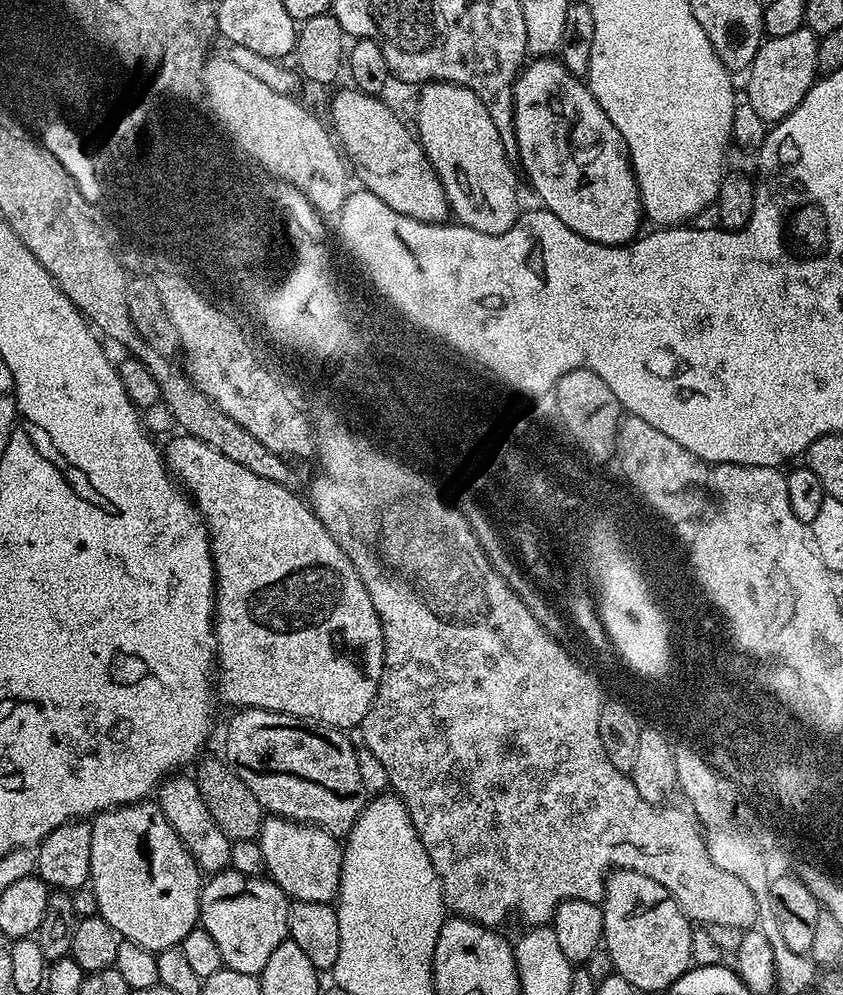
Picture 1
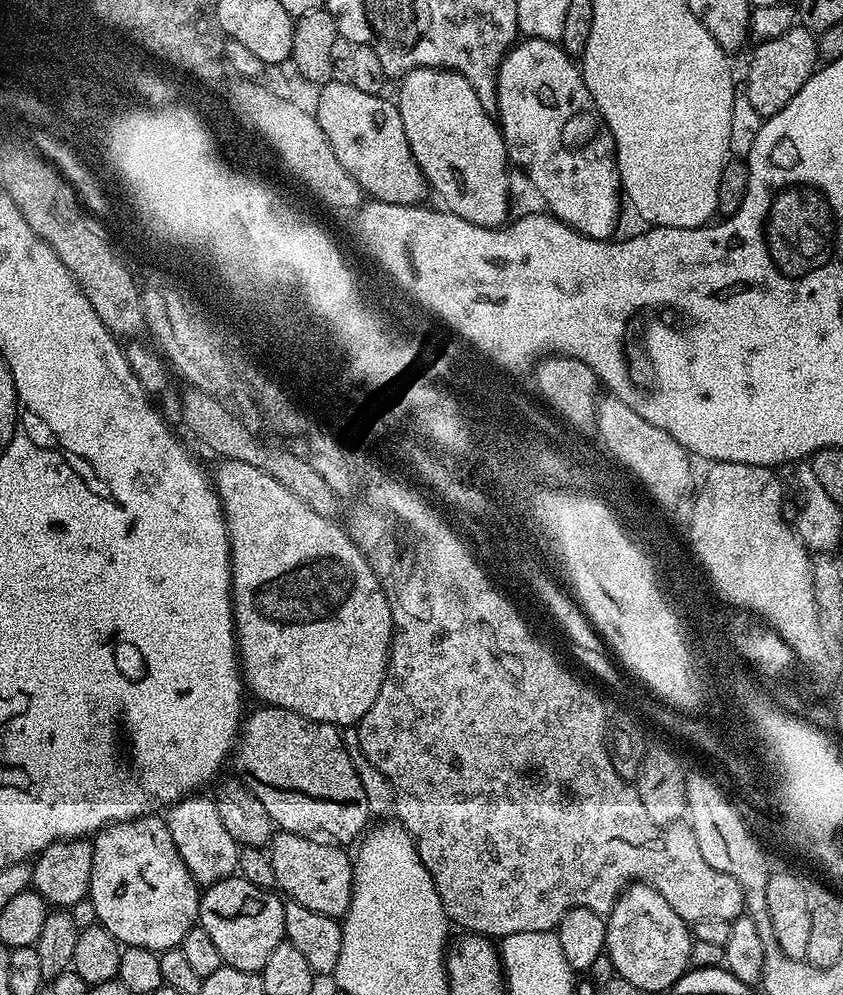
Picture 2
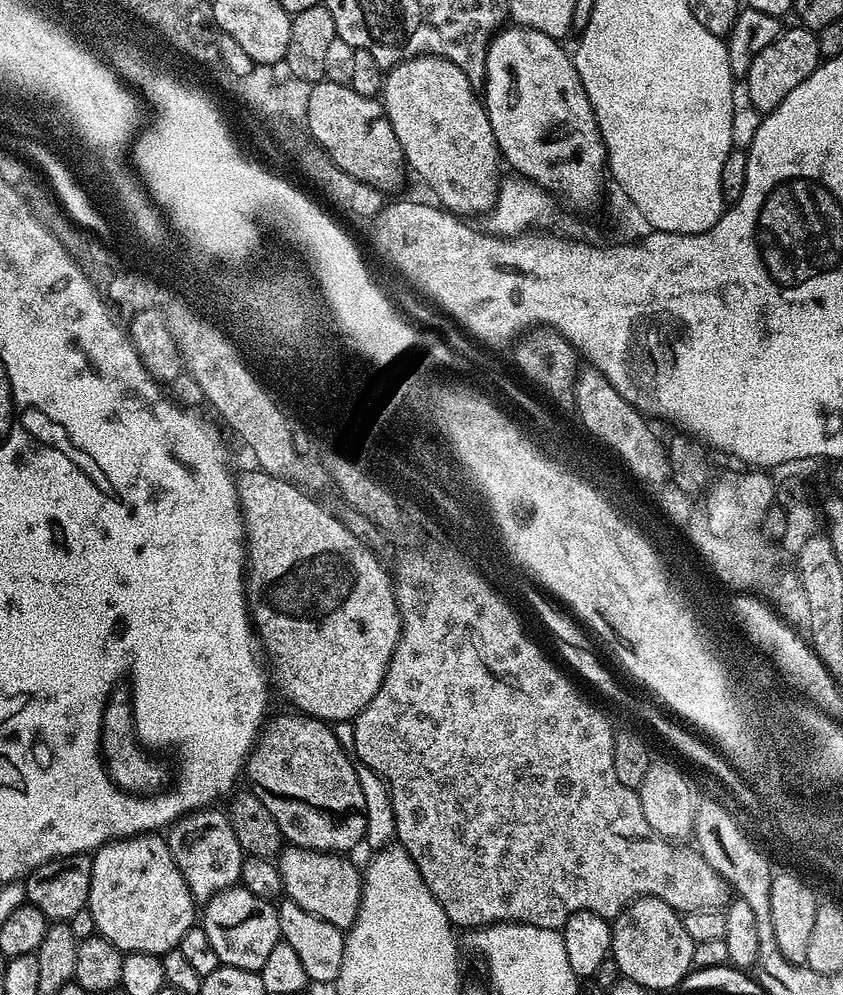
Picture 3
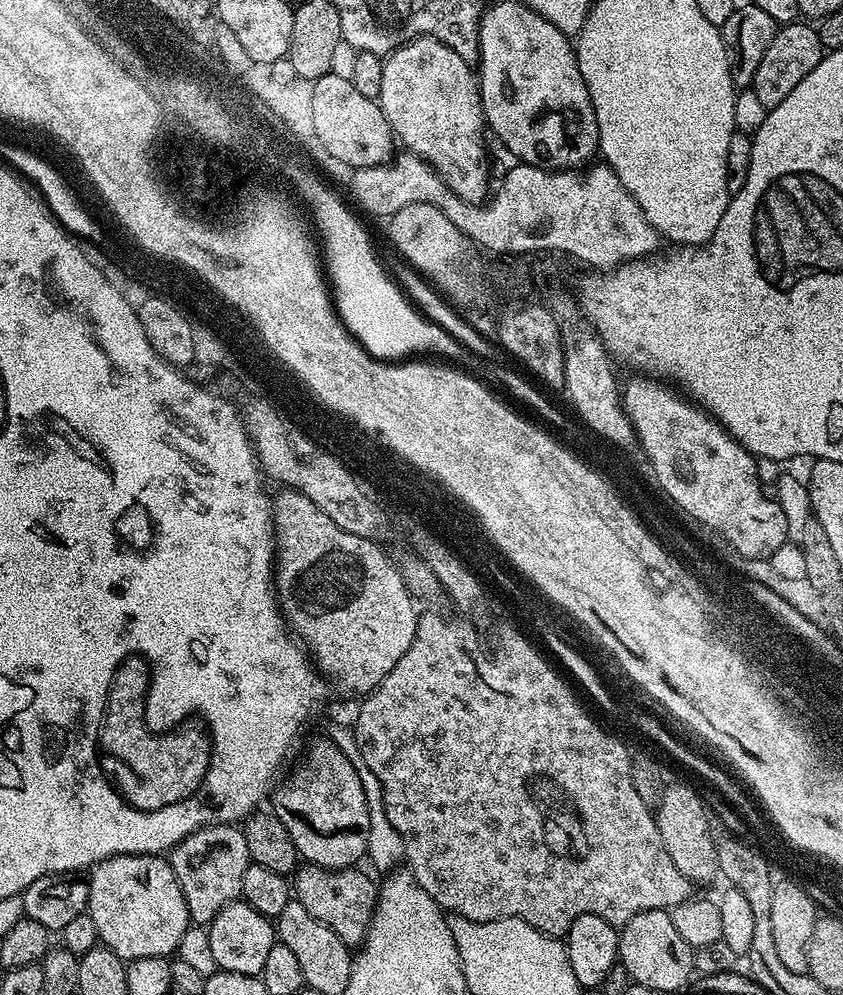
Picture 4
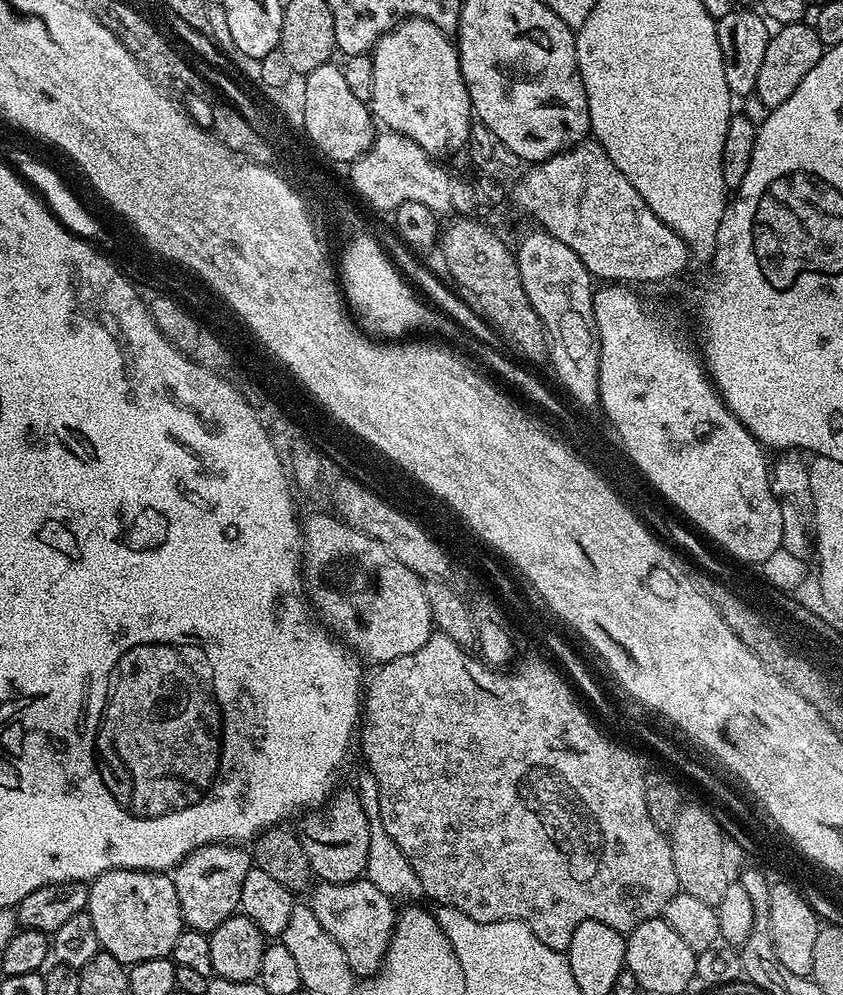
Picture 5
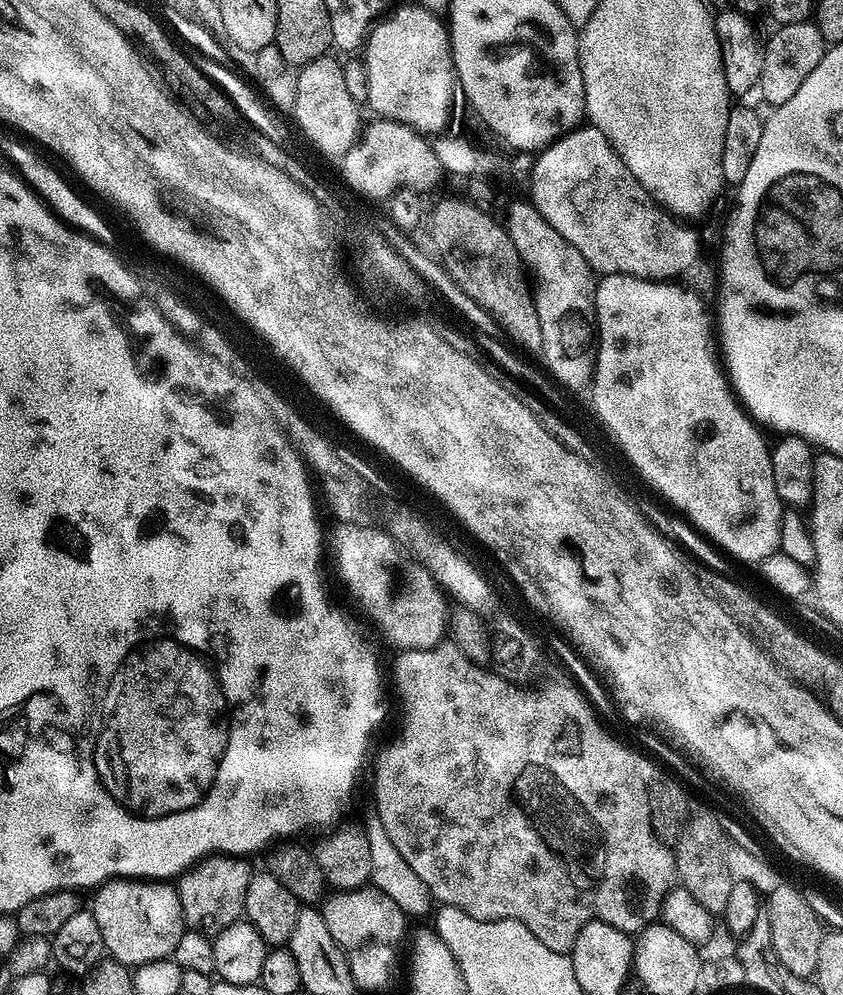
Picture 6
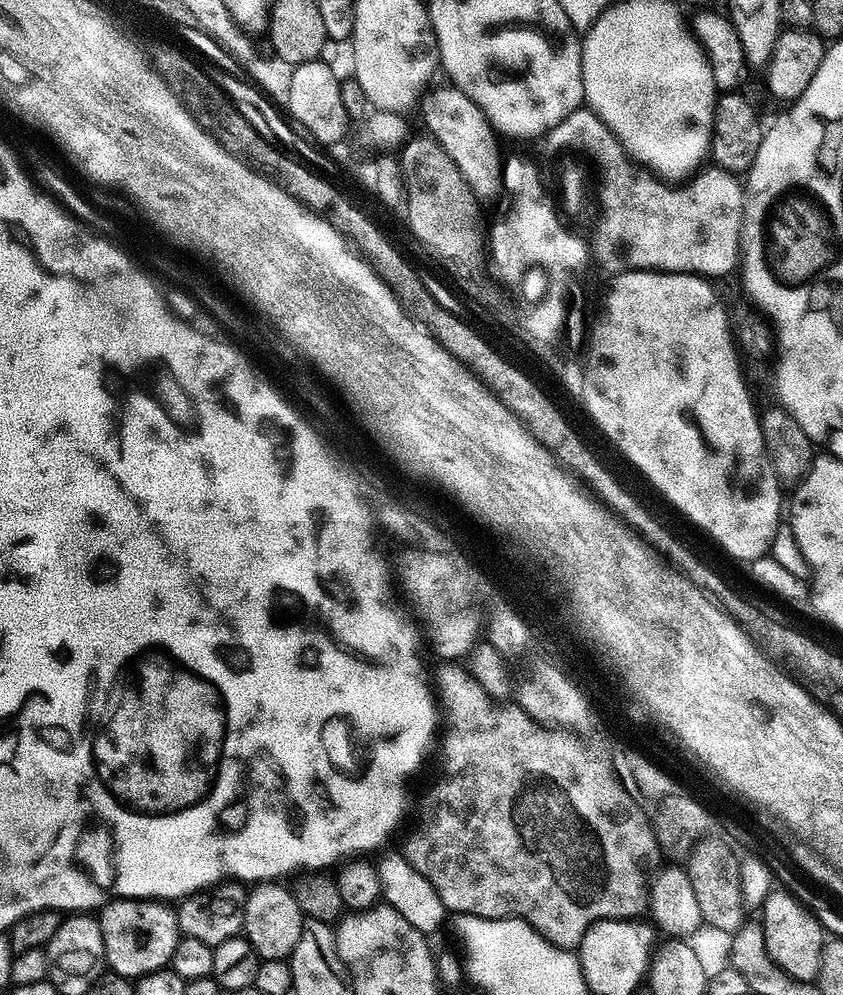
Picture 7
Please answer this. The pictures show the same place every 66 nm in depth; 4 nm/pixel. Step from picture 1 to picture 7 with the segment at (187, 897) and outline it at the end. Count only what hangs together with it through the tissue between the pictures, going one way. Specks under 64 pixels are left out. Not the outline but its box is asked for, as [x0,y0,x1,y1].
[98,898,182,978]

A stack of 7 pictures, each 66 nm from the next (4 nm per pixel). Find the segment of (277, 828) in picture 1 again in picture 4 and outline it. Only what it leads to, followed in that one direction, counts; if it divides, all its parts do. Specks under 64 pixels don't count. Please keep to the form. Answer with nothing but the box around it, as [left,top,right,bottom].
[294,863,378,946]

